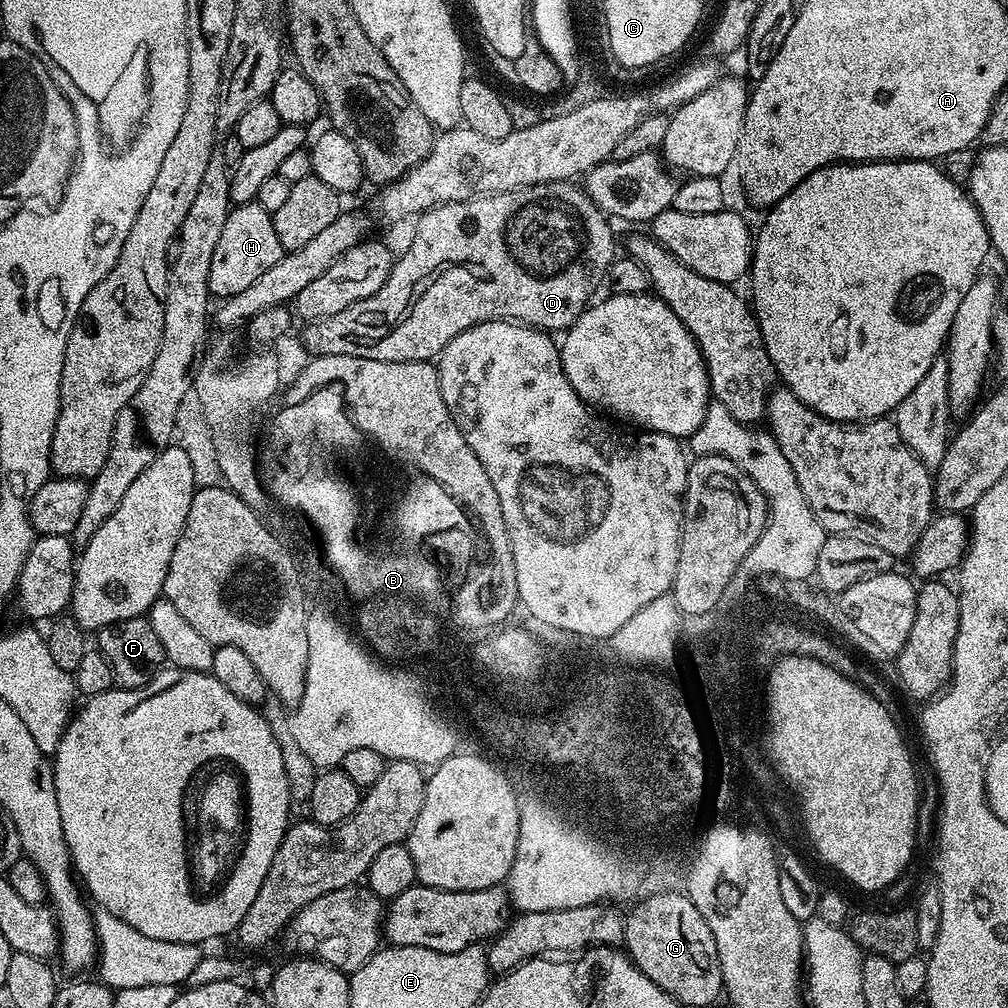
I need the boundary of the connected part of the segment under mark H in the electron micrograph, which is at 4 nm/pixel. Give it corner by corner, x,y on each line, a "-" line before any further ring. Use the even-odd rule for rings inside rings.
255,202
233,207
210,262
207,279
209,293
219,298
235,296
237,292
246,290
246,286
253,284
266,270
270,270
270,266
277,264
281,255
278,234
272,225
272,213

